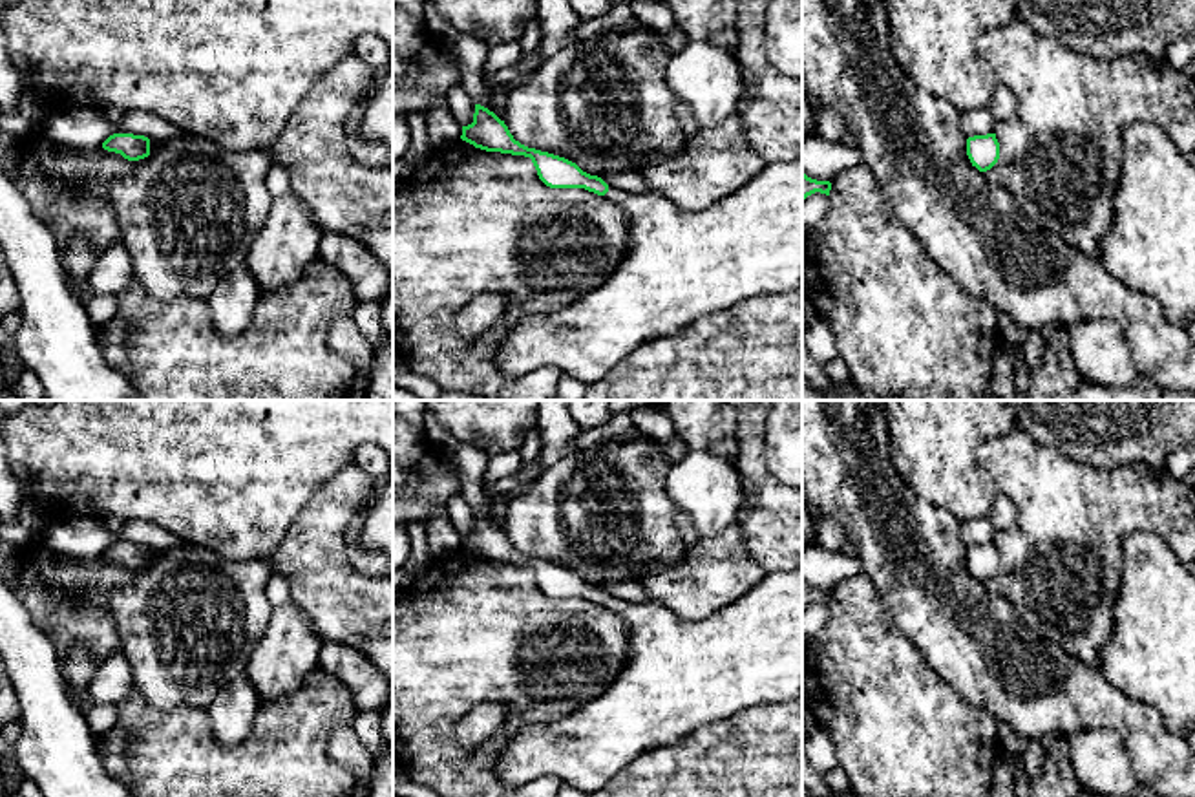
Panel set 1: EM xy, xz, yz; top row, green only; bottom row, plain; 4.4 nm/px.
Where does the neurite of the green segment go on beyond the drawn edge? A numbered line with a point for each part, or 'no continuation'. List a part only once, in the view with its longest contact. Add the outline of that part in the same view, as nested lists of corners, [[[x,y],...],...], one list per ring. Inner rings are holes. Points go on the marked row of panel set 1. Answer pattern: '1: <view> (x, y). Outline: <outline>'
1: xz (680, 265). Outline: [[[802,157],[766,163],[747,185],[700,212],[678,208],[654,192],[632,194],[608,186],[605,197],[618,205],[629,221],[623,263],[599,287],[568,307],[519,322],[495,351],[495,366],[502,375],[521,377],[555,367],[581,382],[599,382],[647,340],[674,336],[702,316],[727,311],[747,298],[802,287]]]

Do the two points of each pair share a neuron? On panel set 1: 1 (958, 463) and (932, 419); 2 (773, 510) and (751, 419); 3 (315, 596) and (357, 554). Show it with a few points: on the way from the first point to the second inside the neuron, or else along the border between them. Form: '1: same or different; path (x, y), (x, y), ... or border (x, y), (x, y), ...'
1: same; path (947, 452), (934, 439), (934, 430)
2: same; path (764, 488), (751, 467), (751, 441)
3: different; border (351, 518), (344, 534), (348, 560), (373, 578)

